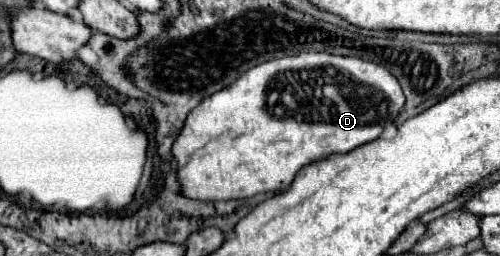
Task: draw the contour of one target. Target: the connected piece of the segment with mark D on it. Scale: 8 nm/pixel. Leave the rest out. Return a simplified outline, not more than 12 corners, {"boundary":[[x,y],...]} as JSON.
{"boundary":[[298,53],[190,111],[200,201],[284,191],[378,139],[404,99],[360,57]]}

